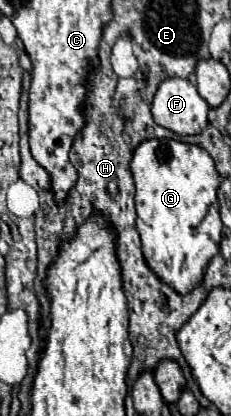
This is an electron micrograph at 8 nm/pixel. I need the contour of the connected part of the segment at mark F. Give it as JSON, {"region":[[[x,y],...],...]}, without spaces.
{"region":[[[169,78],[159,86],[151,102],[151,114],[155,124],[179,136],[199,134],[209,124],[209,104],[189,80],[181,78]]]}

